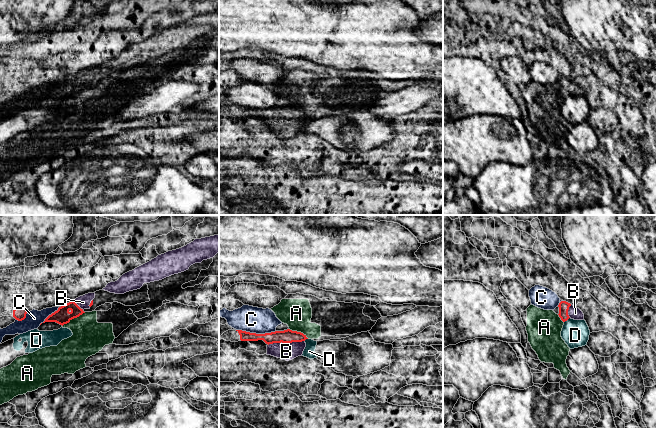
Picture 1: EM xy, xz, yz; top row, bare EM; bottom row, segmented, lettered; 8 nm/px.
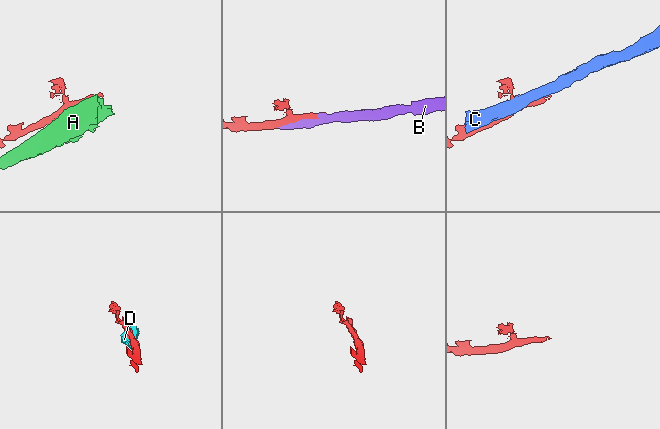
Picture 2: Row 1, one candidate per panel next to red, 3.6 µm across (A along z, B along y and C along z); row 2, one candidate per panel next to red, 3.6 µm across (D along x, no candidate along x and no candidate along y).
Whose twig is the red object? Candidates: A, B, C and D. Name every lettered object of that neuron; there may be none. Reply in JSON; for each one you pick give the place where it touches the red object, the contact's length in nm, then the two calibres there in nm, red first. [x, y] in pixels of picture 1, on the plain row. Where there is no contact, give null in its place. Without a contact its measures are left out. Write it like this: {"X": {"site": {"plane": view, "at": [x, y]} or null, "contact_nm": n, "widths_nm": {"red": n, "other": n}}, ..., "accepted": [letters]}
{"B": {"site": {"plane": "xz", "at": [286, 118]}, "contact_nm": 300, "widths_nm": {"red": 110, "other": 140}}, "accepted": ["B"]}

